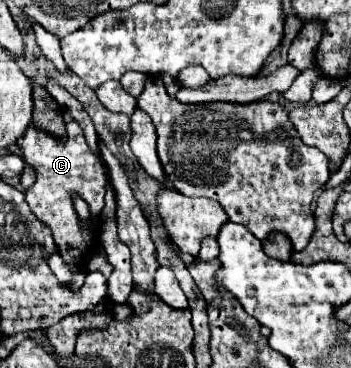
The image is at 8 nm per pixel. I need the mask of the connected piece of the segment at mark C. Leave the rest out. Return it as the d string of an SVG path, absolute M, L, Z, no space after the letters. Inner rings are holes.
M76 121L66 123L68 139L66 143L56 141L52 135L36 129L34 125L28 127L20 141L20 151L24 155L24 161L34 169L36 183L24 191L26 203L30 205L32 213L52 231L54 243L58 247L58 253L62 255L64 263L72 271L72 281L64 283L64 287L72 287L74 291L80 291L84 285L86 273L82 265L88 261L92 251L96 251L96 239L92 235L98 235L100 229L100 213L104 207L104 185L106 185L106 171L96 155L88 149L82 129ZM72 197L82 197L88 203L88 209L92 211L92 223L84 227L80 223L80 217L76 215Z

